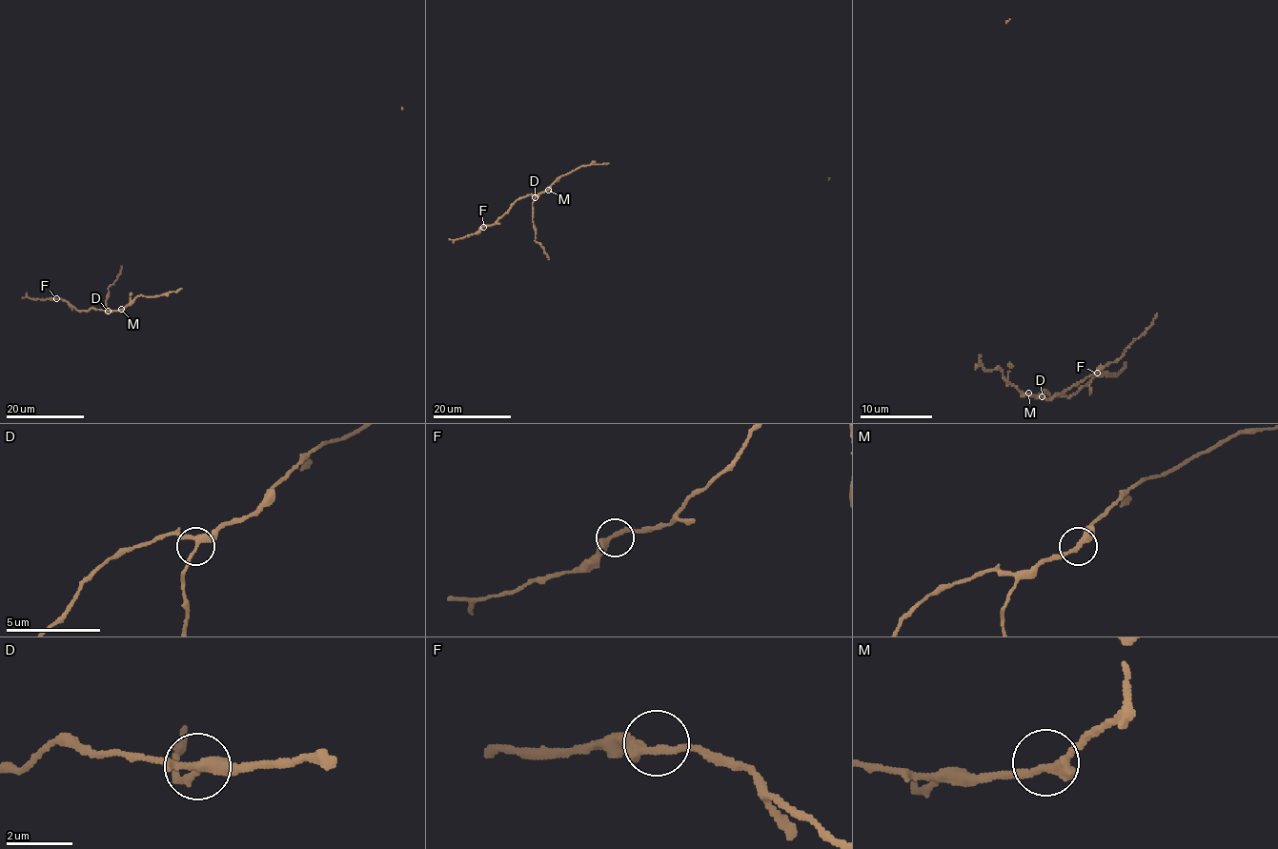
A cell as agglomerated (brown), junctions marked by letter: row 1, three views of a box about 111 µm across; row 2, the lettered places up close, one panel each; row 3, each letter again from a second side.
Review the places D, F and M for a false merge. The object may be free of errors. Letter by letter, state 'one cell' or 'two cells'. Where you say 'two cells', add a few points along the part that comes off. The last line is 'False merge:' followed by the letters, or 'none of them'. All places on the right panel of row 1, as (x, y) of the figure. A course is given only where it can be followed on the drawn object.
D: one cell
F: one cell
M: one cell
False merge: none of them

